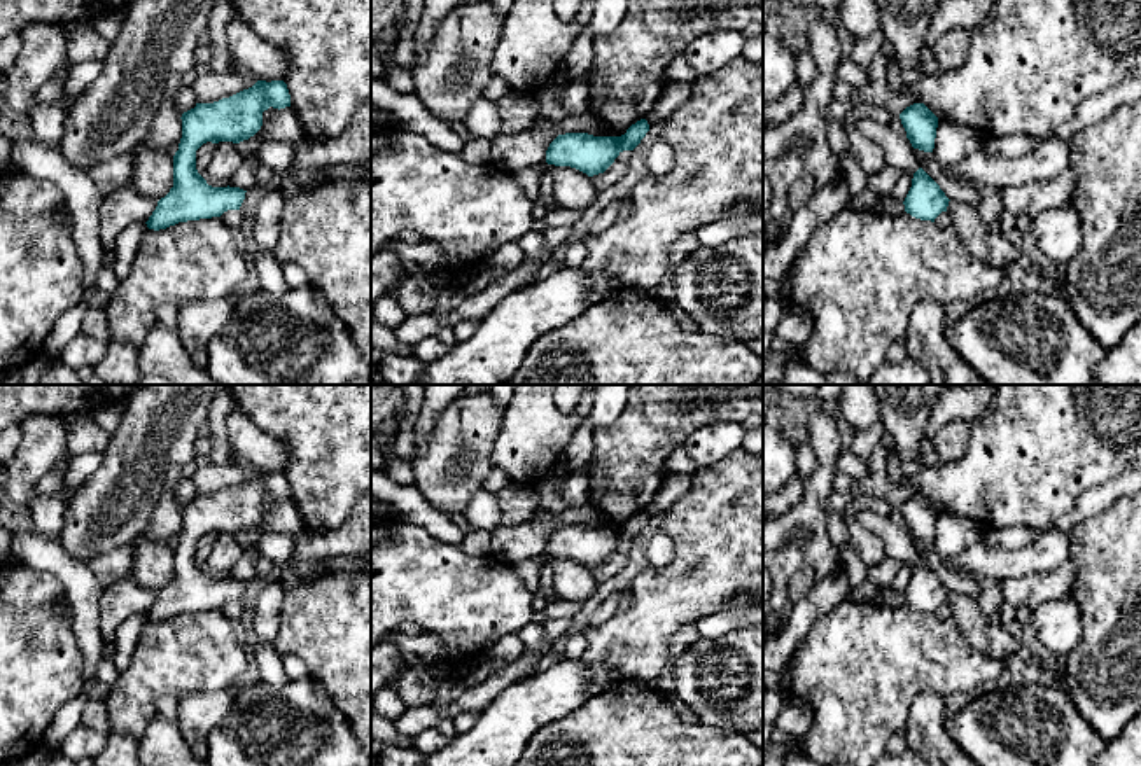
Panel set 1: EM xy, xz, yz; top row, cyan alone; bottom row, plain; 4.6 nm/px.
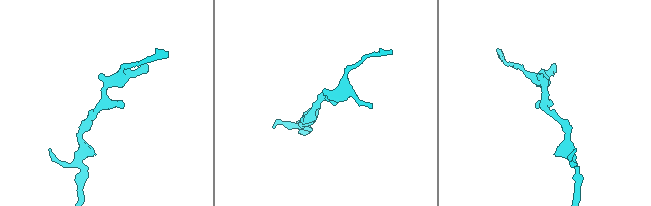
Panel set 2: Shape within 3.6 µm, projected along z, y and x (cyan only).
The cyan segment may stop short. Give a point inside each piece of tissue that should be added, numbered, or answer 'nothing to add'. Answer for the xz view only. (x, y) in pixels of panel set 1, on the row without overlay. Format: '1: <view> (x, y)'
nothing to add

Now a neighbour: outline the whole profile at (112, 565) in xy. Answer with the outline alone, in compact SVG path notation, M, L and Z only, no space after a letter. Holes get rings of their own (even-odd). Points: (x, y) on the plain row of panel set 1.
M124 544L96 556L89 567L103 588L110 586L116 581L131 577L133 544Z

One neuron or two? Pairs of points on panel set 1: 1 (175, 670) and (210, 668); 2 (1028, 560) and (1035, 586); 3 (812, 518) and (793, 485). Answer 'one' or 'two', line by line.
1: one
2: two
3: two

